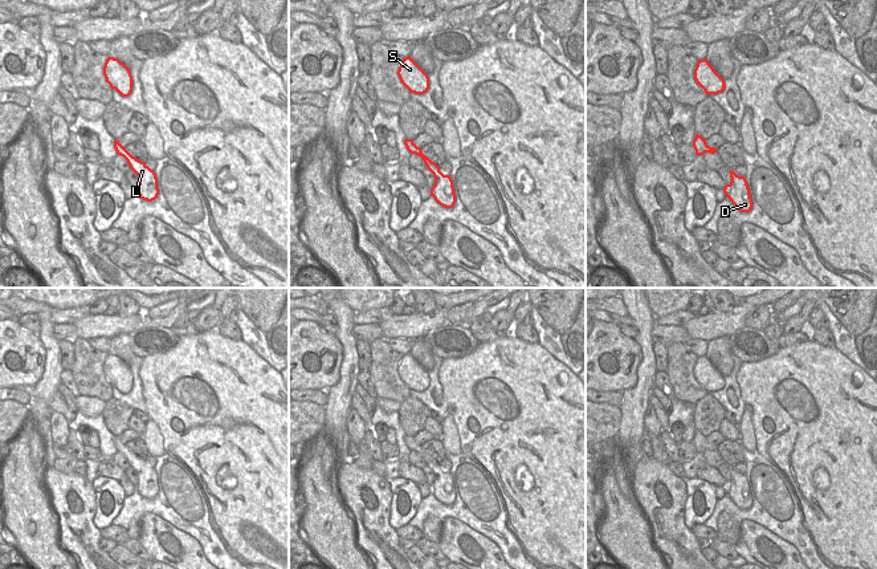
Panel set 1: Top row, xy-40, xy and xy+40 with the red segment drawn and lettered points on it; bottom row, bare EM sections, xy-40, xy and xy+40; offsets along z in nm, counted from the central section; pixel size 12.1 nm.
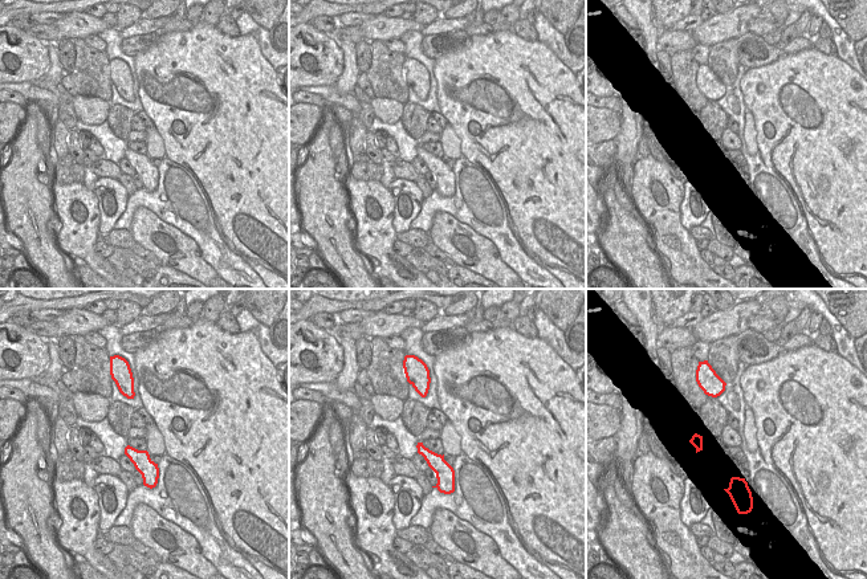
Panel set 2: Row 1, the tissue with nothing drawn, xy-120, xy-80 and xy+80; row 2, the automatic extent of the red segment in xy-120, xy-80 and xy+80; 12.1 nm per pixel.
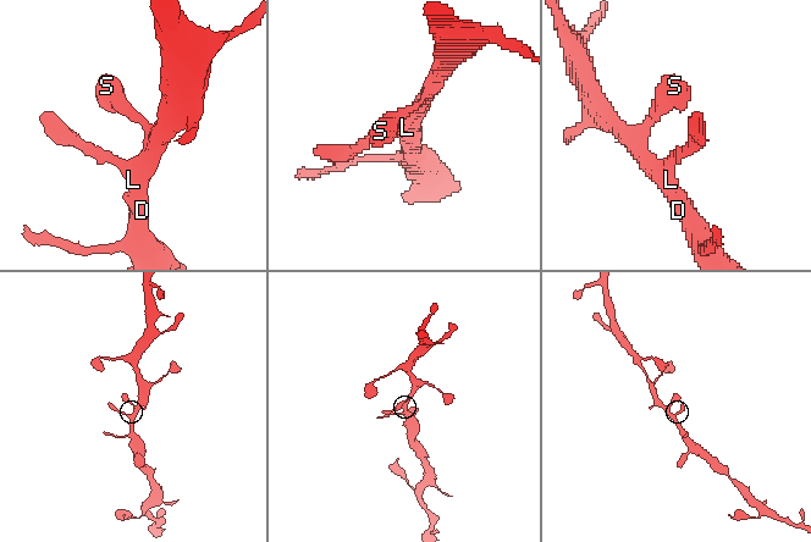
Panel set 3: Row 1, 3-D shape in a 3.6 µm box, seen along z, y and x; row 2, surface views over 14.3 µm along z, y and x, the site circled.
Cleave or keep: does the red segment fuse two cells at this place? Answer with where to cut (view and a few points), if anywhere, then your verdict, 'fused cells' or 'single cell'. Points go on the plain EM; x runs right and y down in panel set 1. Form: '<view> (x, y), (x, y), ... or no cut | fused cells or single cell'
no cut | single cell

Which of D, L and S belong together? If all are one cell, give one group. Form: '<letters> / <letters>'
D L S

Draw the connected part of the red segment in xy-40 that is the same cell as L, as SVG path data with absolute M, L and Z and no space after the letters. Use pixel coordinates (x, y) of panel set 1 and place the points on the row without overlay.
M114 436L114 446L118 452L127 458L130 466L138 472L139 481L136 489L139 495L147 499L155 497L159 492L158 475L155 468L151 467L146 459L132 454L117 436Z

